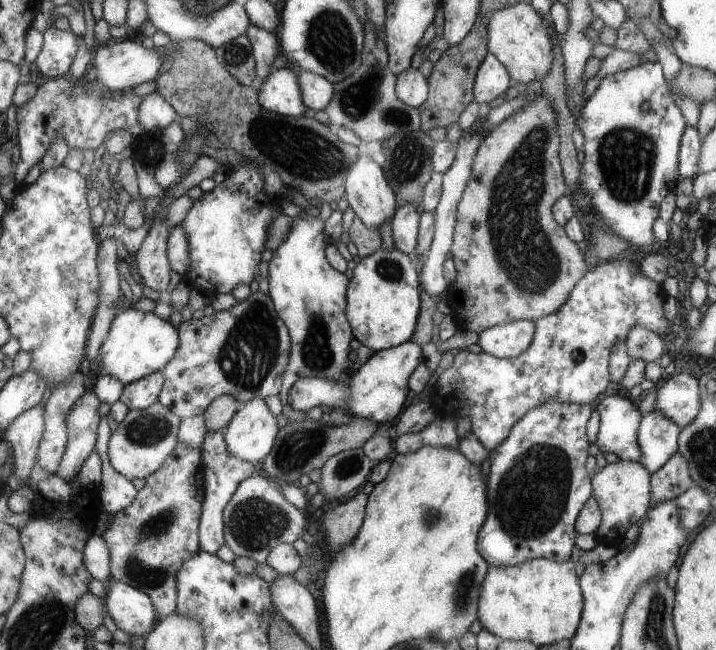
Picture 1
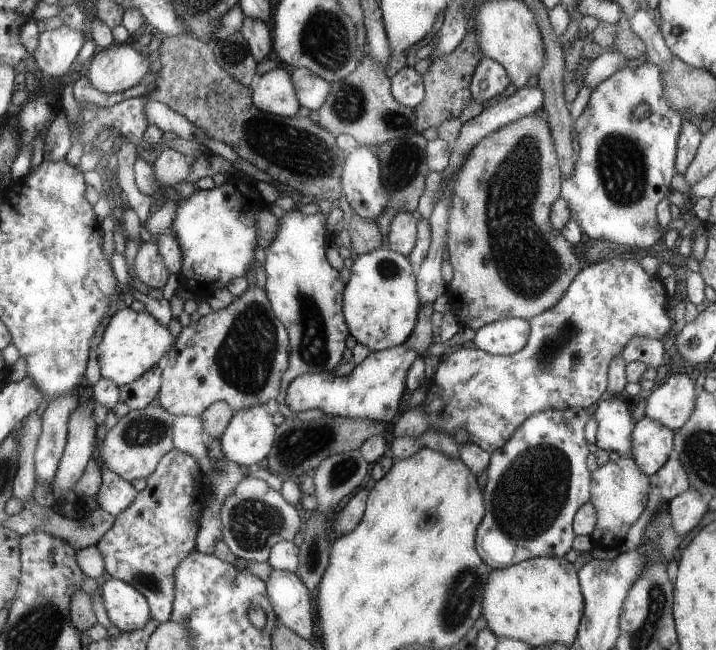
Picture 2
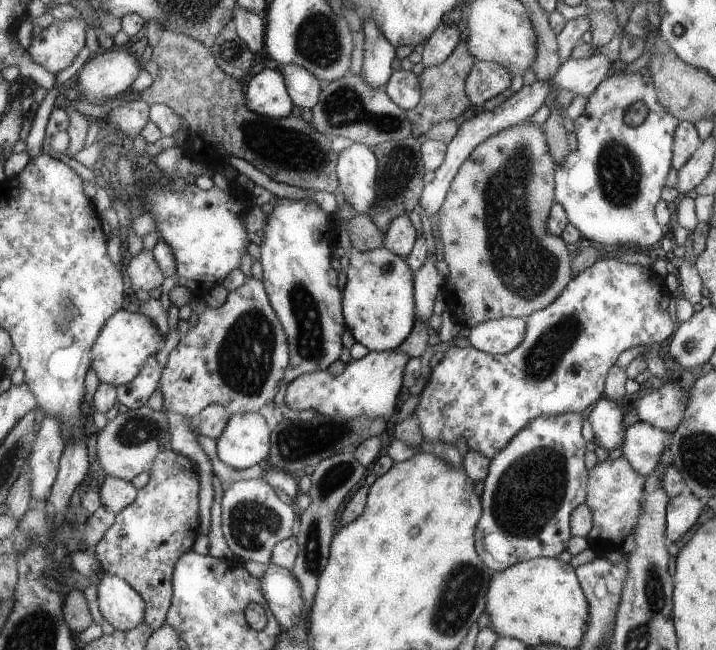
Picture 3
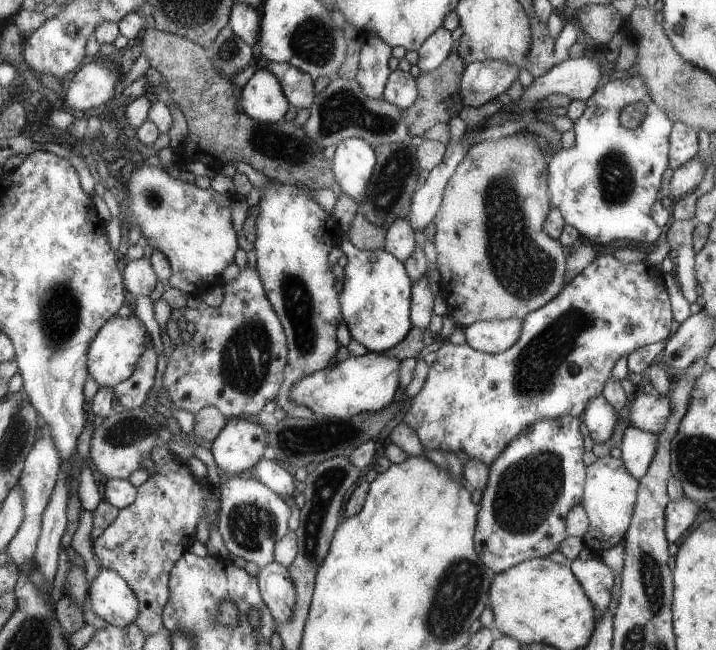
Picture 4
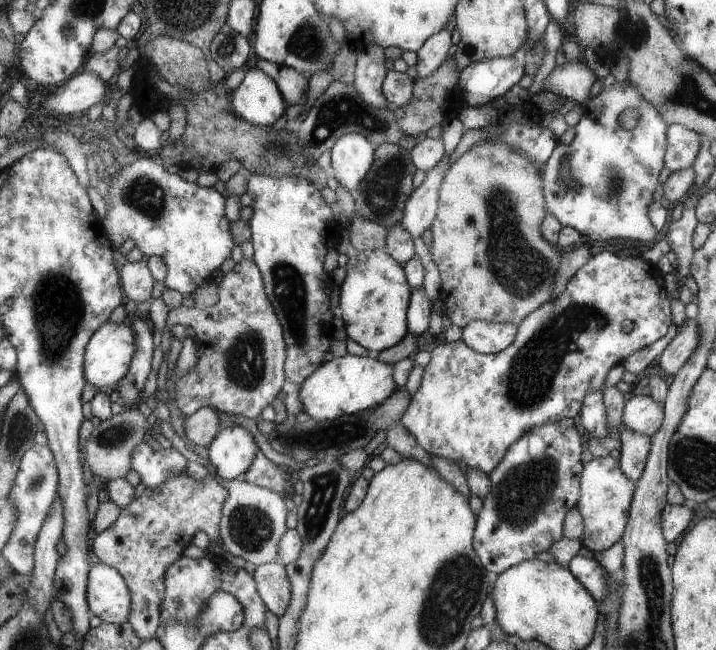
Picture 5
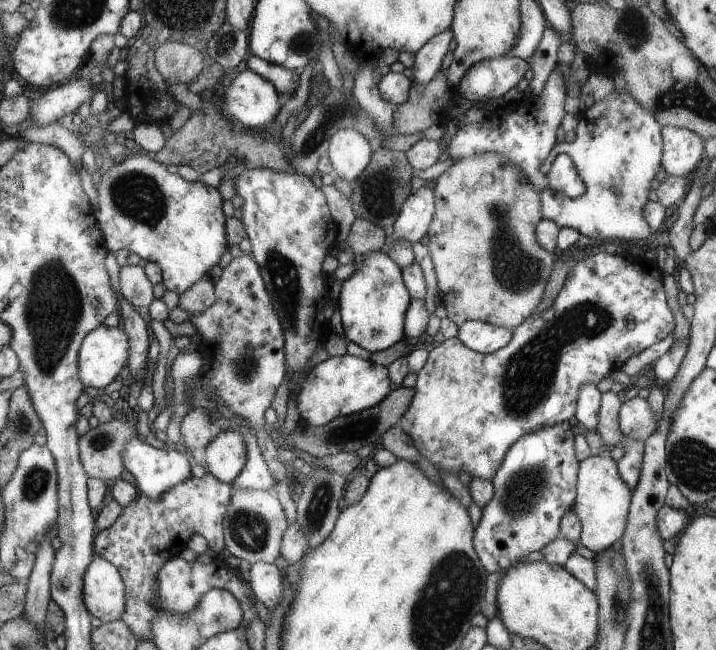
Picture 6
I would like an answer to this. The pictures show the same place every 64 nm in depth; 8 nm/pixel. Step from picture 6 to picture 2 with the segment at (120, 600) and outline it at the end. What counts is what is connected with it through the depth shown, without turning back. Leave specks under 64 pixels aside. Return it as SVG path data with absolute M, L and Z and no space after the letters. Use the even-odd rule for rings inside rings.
M105 576L98 588L104 609L113 626L121 633L128 633L143 628L151 619L148 601L129 583L121 579L111 579Z

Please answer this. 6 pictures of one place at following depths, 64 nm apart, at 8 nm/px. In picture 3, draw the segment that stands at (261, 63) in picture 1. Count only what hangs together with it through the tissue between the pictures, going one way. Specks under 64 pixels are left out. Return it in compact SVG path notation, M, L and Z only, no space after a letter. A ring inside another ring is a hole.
M236 7L232 13L231 26L235 34L245 42L251 53L263 48L265 24L263 16Z

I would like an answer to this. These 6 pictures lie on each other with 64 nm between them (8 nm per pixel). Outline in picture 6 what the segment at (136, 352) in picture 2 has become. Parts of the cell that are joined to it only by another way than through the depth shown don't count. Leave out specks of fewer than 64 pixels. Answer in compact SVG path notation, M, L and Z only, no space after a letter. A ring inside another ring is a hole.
M99 325L85 336L77 355L80 381L90 392L100 392L123 370L128 360L128 335L120 325Z

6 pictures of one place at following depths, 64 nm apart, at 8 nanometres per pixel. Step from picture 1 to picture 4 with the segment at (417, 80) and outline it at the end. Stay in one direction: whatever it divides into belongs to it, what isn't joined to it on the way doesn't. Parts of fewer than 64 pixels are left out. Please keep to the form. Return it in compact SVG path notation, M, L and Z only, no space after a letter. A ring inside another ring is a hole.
M398 69L391 70L383 88L382 99L398 110L411 106L413 100L417 99L415 79L409 72L402 72Z

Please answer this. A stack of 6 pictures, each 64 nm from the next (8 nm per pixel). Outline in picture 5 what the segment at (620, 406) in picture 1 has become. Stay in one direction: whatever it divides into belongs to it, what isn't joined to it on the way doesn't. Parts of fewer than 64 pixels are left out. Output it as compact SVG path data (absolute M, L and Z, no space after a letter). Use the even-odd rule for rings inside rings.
M591 390L589 394L585 394L580 413L575 418L589 437L604 438L608 432L602 392Z

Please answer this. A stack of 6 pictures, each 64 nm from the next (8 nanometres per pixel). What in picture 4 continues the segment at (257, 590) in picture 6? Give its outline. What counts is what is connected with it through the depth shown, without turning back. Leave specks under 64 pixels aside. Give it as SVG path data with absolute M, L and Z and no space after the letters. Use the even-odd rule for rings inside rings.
M277 562L261 567L255 576L259 584L260 598L267 604L276 624L283 624L293 612L295 590L287 570Z

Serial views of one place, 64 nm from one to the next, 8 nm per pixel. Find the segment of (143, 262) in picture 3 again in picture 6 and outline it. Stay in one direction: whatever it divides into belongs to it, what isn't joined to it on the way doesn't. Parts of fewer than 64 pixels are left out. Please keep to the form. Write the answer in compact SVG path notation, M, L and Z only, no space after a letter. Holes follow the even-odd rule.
M124 265L118 270L119 293L135 308L148 306L154 299L152 286L145 271L138 265Z

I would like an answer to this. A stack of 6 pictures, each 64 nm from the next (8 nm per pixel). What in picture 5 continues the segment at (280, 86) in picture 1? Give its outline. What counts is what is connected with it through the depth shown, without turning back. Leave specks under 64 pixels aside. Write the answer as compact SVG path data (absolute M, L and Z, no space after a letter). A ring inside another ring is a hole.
M249 69L229 101L233 114L253 126L269 126L277 122L286 102L273 79L259 69Z

